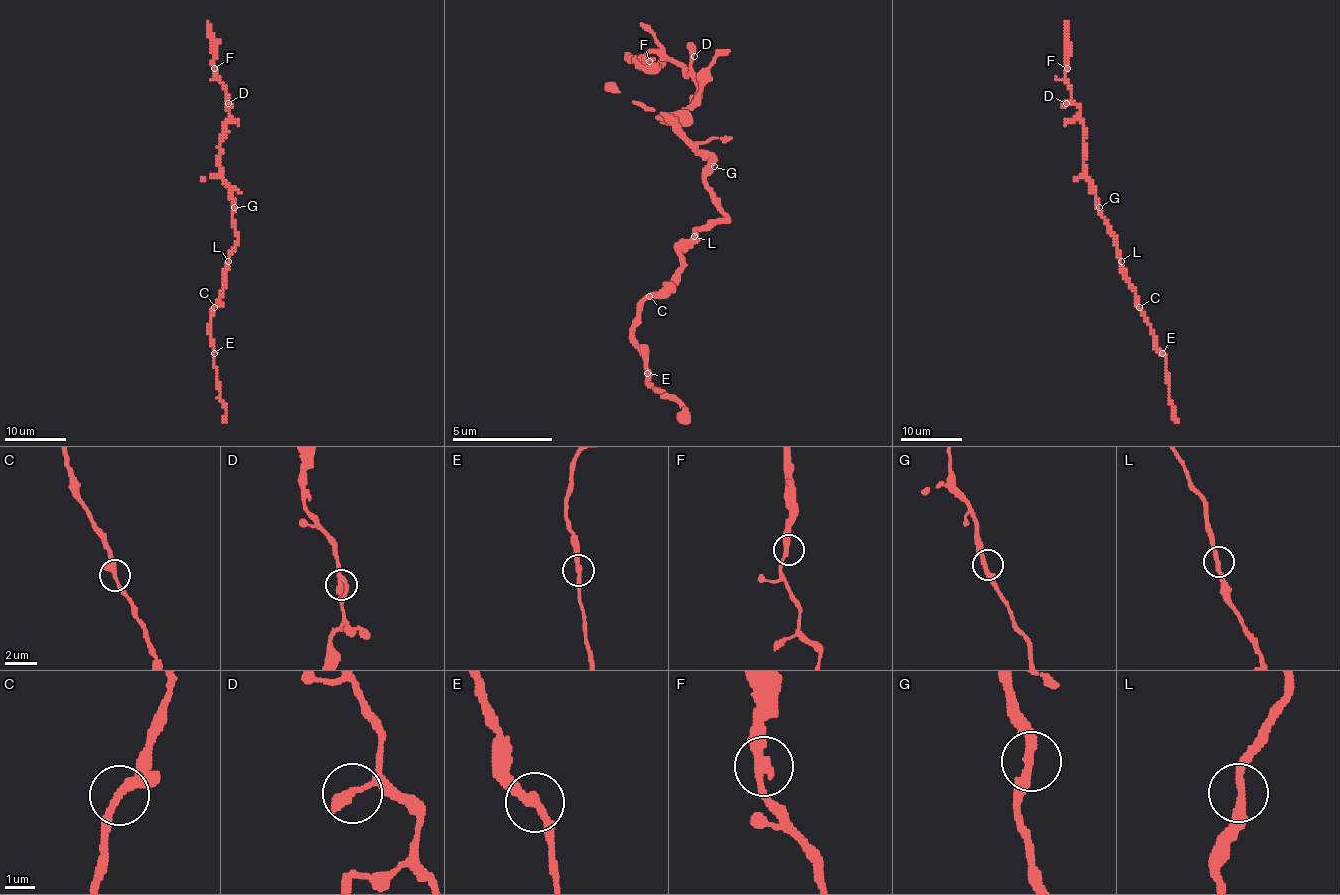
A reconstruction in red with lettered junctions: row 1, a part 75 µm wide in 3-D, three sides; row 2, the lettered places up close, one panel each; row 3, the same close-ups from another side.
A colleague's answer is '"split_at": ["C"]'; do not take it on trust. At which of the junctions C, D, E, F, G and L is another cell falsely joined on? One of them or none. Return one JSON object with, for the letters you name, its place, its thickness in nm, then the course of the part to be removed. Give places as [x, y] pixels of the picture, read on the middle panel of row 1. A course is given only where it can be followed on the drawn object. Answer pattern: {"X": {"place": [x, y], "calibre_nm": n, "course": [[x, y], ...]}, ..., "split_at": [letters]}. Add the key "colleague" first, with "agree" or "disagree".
{"colleague": "disagree", "split_at": []}

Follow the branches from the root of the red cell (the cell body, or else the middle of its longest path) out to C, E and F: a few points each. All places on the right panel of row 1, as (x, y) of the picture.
C: (1108, 226), (1108, 232), (1115, 238), (1121, 268), (1139, 307)
E: (1108, 226), (1124, 276), (1150, 327), (1154, 345), (1162, 353)
F: (1108, 226), (1087, 177), (1082, 122), (1064, 76), (1067, 68)

